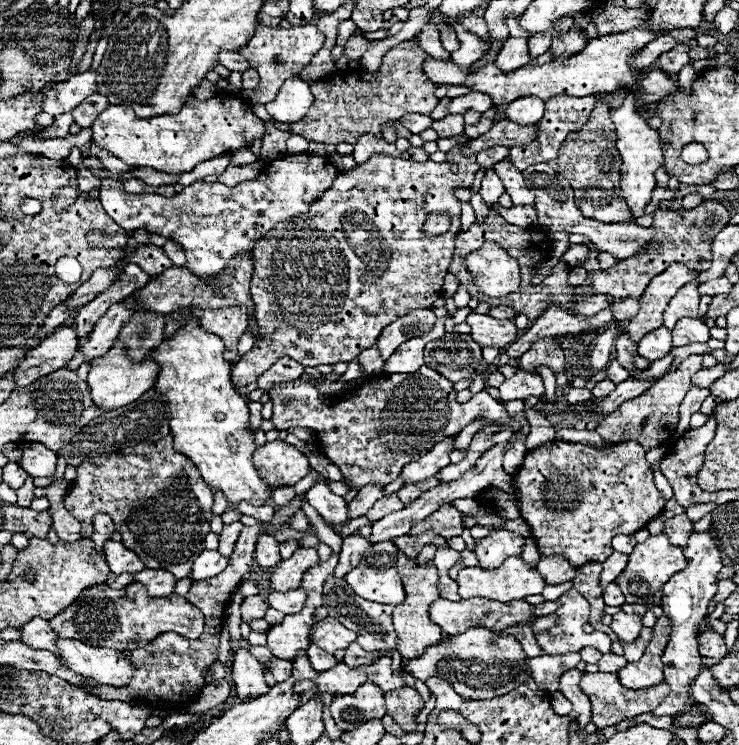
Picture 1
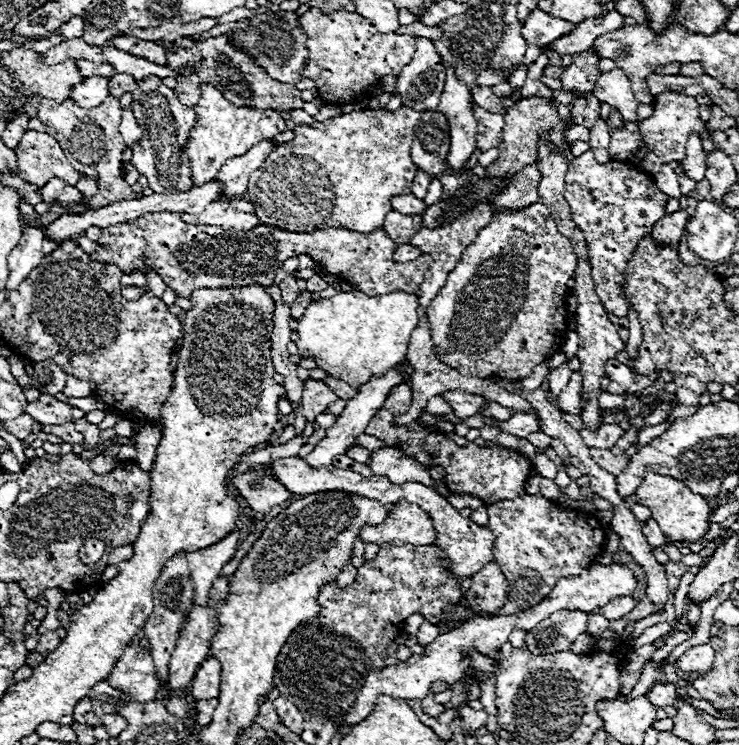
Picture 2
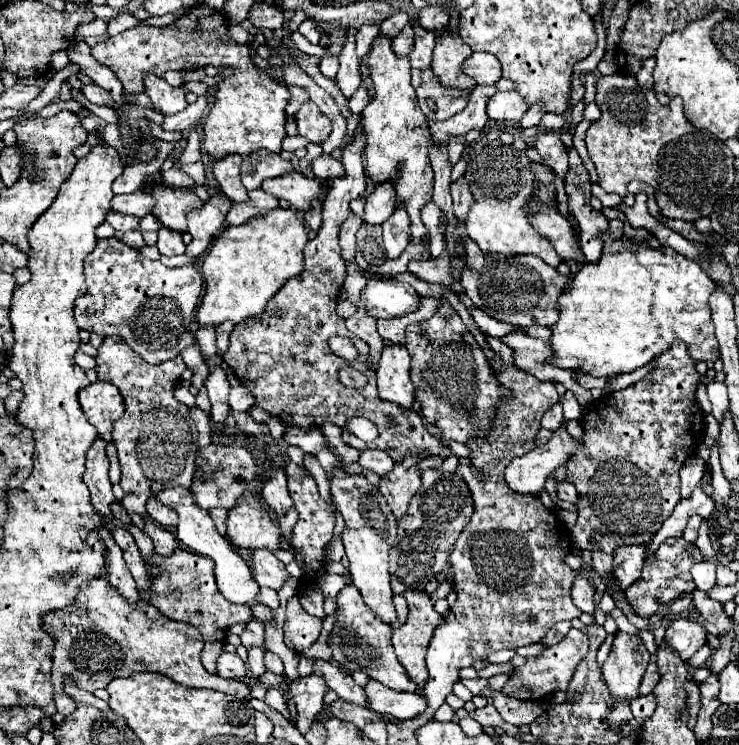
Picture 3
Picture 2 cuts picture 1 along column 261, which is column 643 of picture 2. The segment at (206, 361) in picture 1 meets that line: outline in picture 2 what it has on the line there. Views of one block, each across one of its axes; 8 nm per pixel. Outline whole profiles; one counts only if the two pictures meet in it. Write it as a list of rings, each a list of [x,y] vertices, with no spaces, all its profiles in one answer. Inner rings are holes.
[[[644,474],[644,480],[640,482],[634,494],[638,498],[638,504],[650,508],[652,518],[656,520],[656,524],[660,524],[660,530],[668,536],[670,542],[698,542],[710,528],[710,508],[706,500],[690,492],[684,482],[672,476]]]

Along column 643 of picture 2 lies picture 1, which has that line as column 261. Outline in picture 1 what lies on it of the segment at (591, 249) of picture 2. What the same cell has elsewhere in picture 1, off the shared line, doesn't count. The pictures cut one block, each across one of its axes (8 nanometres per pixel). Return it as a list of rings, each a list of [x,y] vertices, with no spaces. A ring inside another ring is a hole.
[[[304,152],[270,162],[256,178],[244,180],[234,188],[220,182],[210,184],[196,180],[172,198],[158,194],[128,194],[120,180],[104,178],[98,200],[126,232],[146,228],[148,232],[156,232],[176,242],[186,254],[184,266],[206,284],[216,284],[216,276],[226,270],[230,260],[252,254],[256,242],[278,222],[306,214],[310,204],[332,188],[336,178],[338,170],[328,158]]]

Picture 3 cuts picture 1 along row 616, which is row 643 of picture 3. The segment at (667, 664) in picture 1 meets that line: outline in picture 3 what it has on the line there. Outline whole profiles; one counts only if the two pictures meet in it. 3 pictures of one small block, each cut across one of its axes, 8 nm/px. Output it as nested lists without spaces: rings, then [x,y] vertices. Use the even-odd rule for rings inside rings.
[[[678,618],[666,630],[664,640],[682,660],[690,660],[704,644],[706,644],[706,630],[698,622],[688,618]]]

